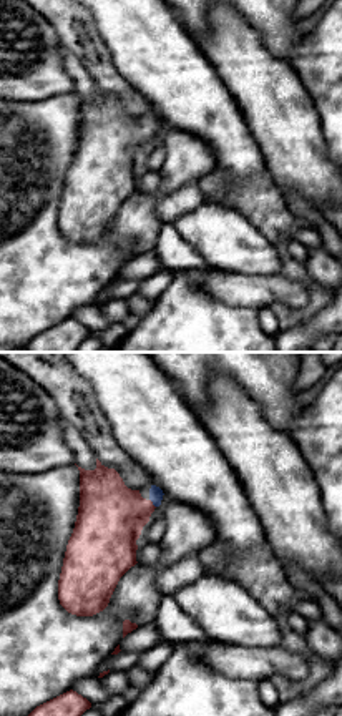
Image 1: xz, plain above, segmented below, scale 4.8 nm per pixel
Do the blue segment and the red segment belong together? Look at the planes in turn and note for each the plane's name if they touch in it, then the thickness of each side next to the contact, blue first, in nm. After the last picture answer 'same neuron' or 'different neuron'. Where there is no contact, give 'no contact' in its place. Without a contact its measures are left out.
xz | 70/320 nm

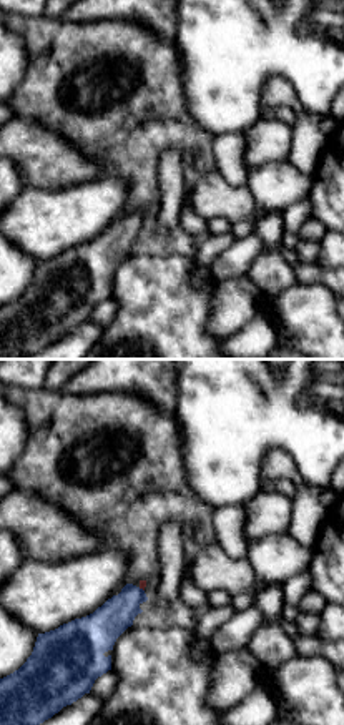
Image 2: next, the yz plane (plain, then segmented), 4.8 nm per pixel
yz | 170/30 nm

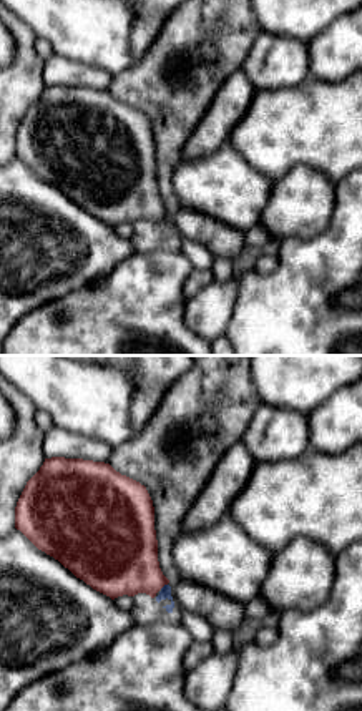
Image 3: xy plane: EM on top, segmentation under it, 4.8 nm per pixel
xy | 50/360 nm

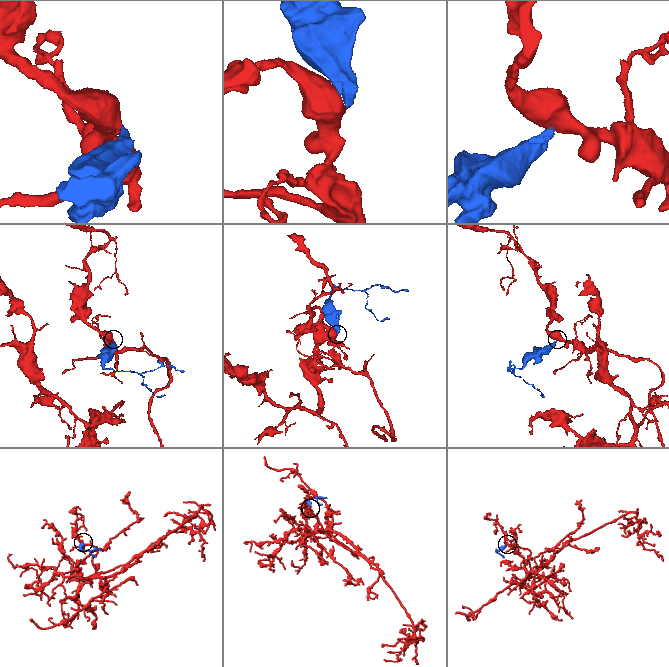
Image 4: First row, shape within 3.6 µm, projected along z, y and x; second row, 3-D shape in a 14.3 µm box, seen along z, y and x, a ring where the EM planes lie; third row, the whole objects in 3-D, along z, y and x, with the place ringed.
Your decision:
same neuron

